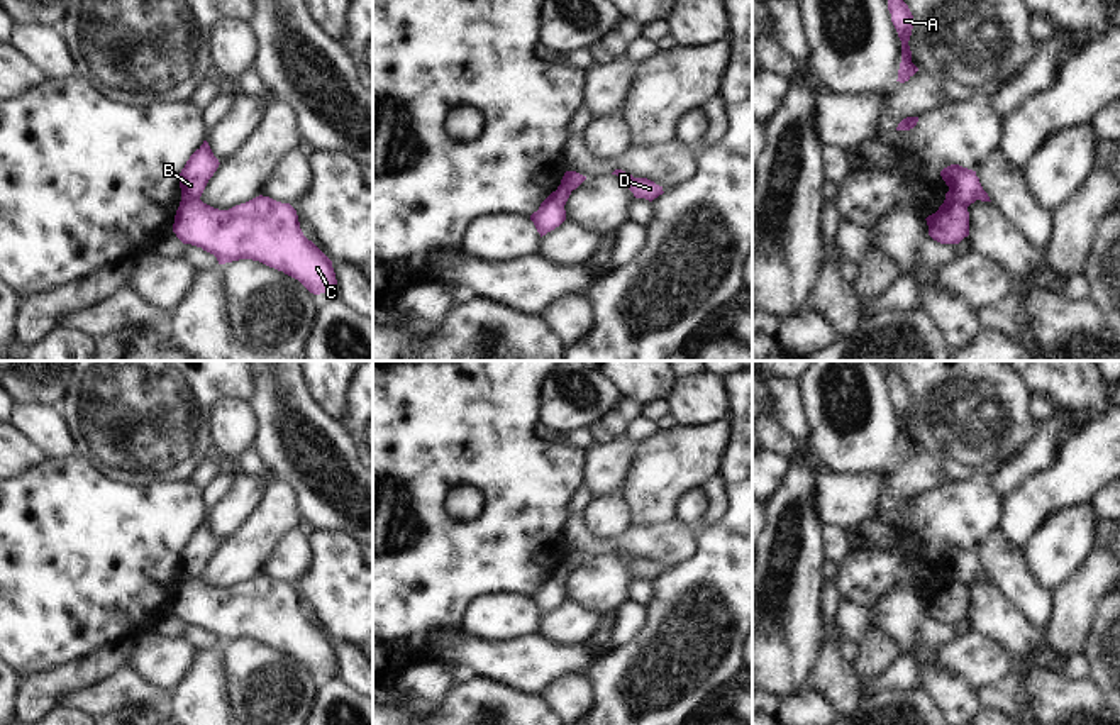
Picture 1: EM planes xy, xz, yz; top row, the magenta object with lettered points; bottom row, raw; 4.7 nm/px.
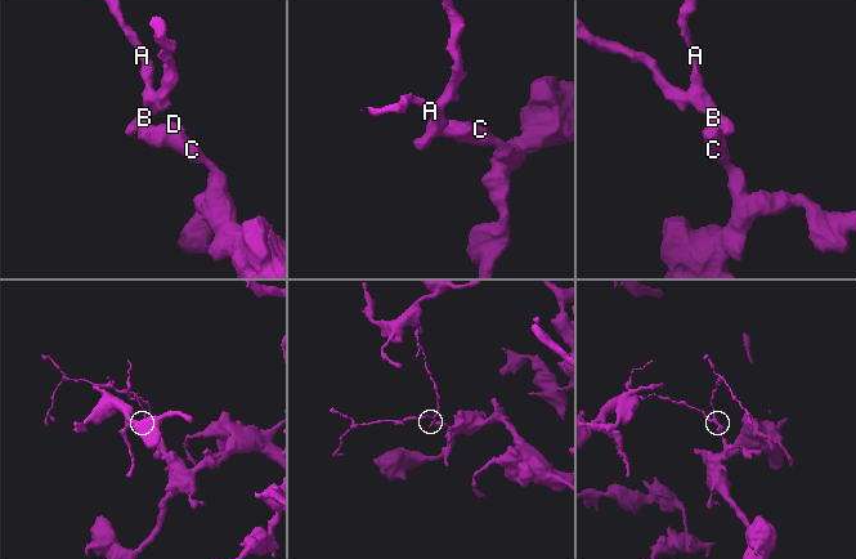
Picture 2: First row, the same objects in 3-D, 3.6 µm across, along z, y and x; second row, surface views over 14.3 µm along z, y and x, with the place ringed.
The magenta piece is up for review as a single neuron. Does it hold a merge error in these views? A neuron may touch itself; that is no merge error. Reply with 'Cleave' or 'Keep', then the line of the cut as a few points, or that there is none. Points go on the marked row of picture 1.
Cleave. Split along yz (946, 197), (966, 207).

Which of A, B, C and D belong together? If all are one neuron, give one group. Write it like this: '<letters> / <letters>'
A B / C D

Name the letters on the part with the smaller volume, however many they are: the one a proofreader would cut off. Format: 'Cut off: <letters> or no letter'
Cut off: A, B.

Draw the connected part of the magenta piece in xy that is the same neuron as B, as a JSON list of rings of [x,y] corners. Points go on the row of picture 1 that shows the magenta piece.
[[[207,141],[190,156],[180,173],[181,202],[200,200],[208,180],[219,168],[219,159],[213,156]]]

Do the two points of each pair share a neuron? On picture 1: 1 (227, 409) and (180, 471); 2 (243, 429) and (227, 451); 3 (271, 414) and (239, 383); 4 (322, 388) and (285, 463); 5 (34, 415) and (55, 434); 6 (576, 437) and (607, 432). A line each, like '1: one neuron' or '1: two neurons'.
1: two neurons
2: one neuron
3: two neurons
4: two neurons
5: one neuron
6: two neurons

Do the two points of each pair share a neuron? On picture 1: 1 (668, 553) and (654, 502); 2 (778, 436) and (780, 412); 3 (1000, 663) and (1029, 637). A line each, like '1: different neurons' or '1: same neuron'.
1: different neurons
2: different neurons
3: different neurons

